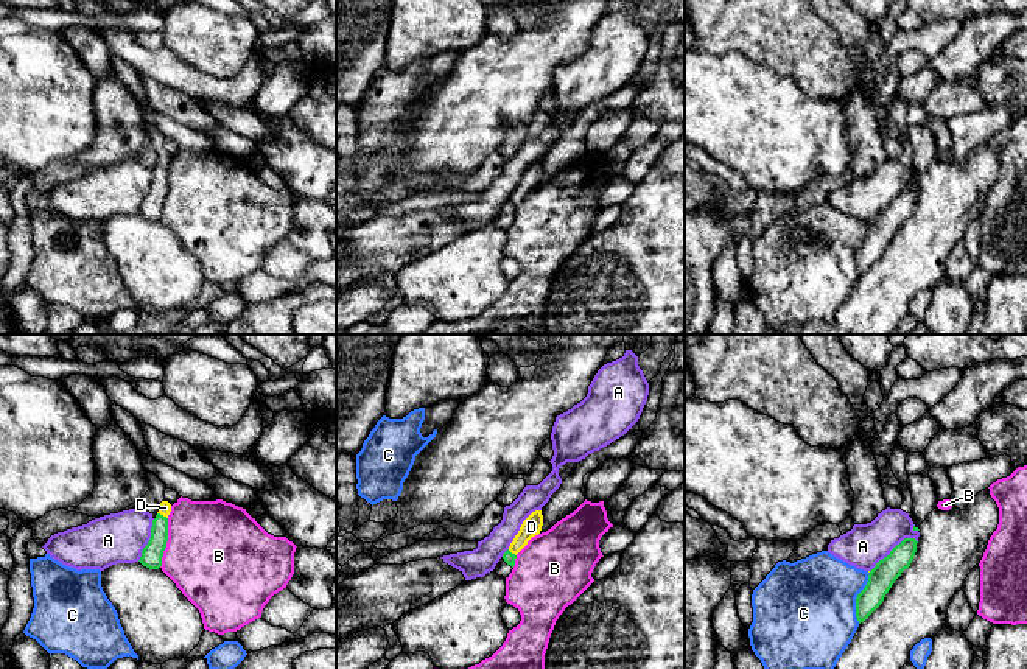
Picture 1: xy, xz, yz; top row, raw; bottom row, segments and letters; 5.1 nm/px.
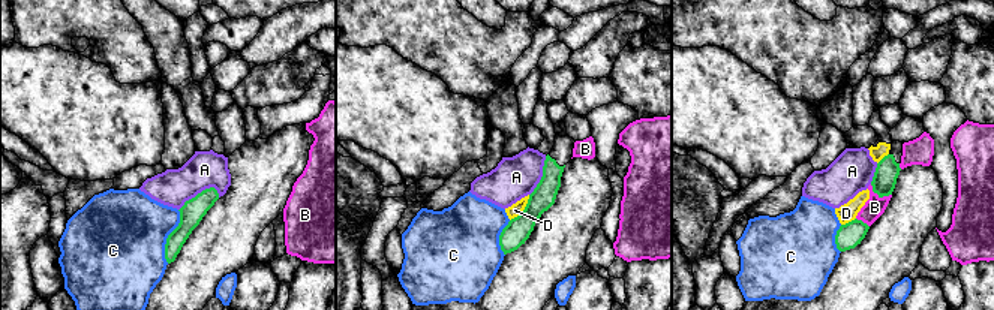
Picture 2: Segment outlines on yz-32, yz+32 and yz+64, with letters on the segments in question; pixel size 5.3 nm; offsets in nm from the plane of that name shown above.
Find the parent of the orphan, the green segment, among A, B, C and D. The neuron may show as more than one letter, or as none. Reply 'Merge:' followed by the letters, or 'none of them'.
Merge: none of them

